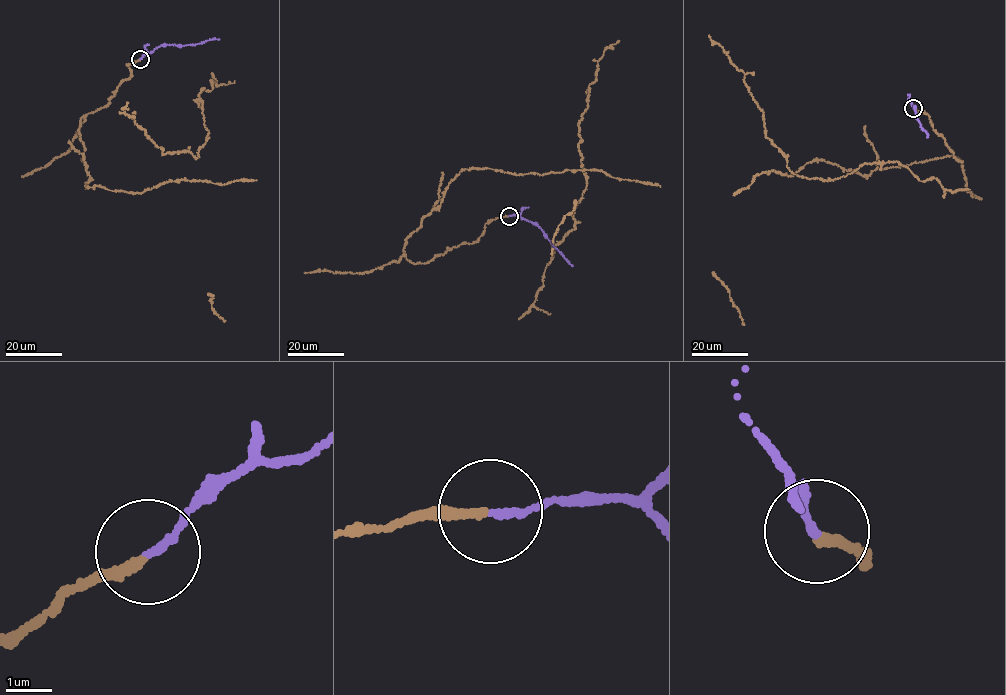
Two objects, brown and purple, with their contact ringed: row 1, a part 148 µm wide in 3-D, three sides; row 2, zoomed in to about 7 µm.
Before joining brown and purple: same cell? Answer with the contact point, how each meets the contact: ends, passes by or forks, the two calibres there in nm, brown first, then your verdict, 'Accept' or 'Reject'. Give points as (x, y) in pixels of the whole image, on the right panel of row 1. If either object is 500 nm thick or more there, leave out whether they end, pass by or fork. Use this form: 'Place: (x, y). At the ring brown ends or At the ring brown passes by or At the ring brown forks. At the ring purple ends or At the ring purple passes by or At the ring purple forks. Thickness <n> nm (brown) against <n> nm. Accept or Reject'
Place: (913, 108). At the ring brown ends. At the ring purple ends. Thickness 190 nm (brown) against 150 nm. Accept

